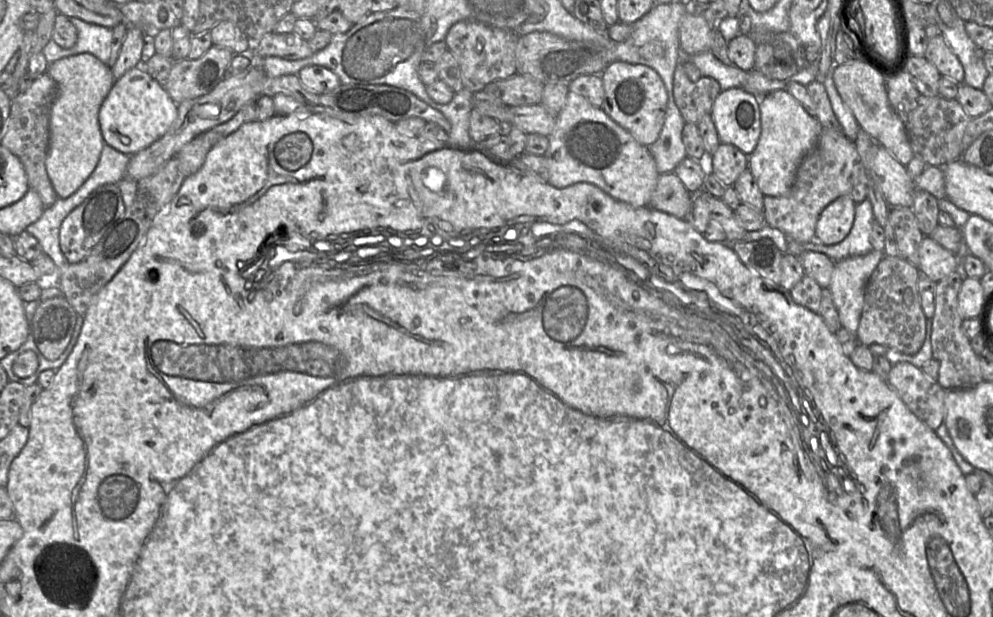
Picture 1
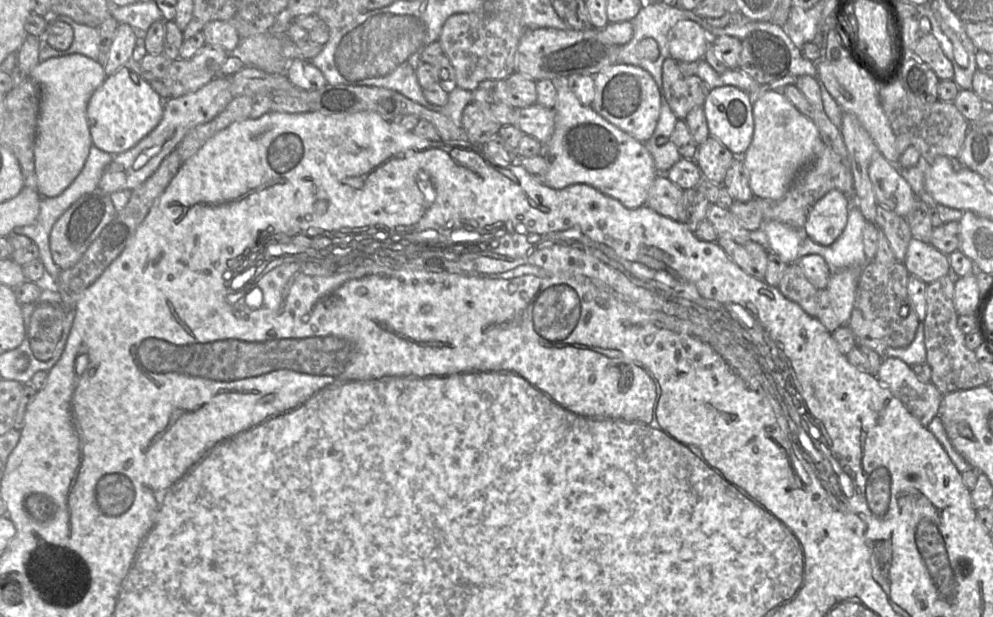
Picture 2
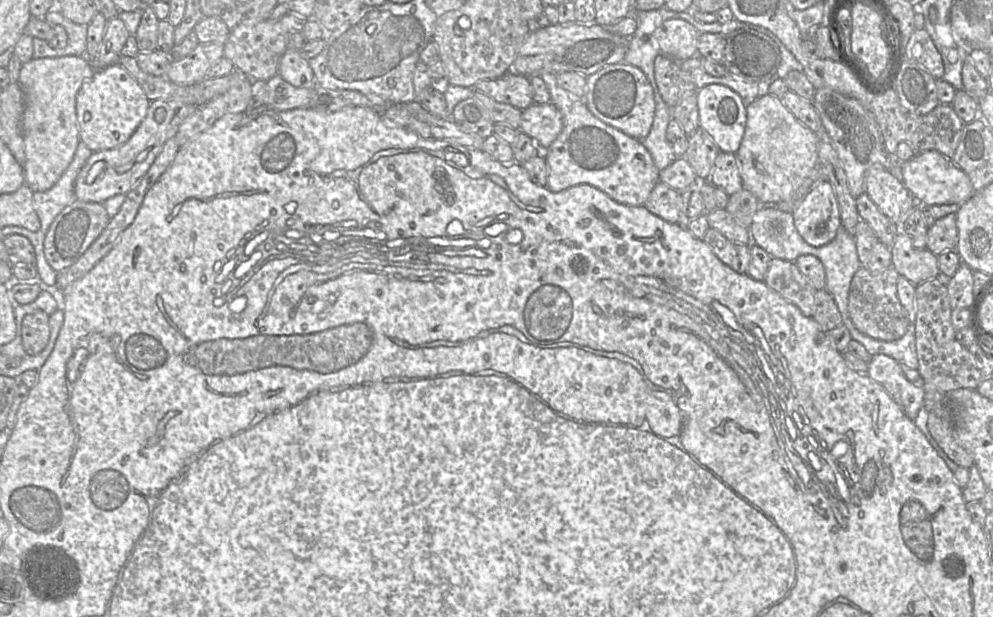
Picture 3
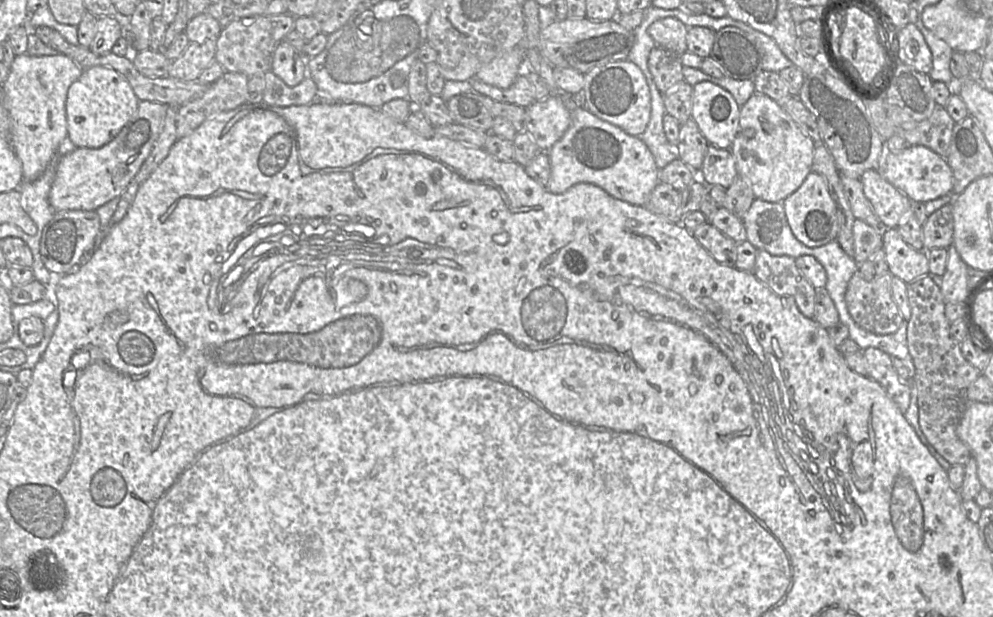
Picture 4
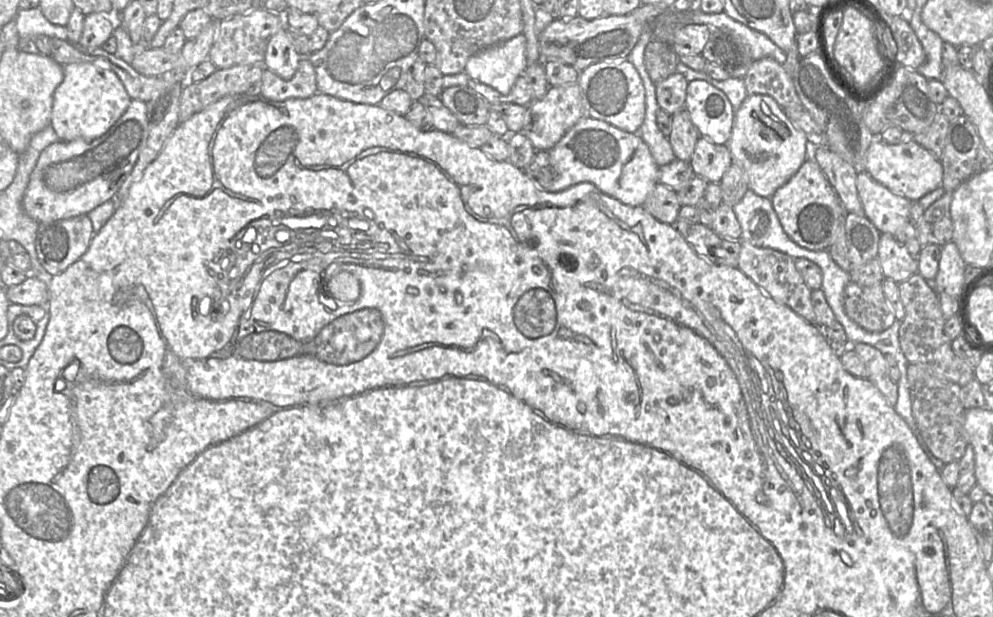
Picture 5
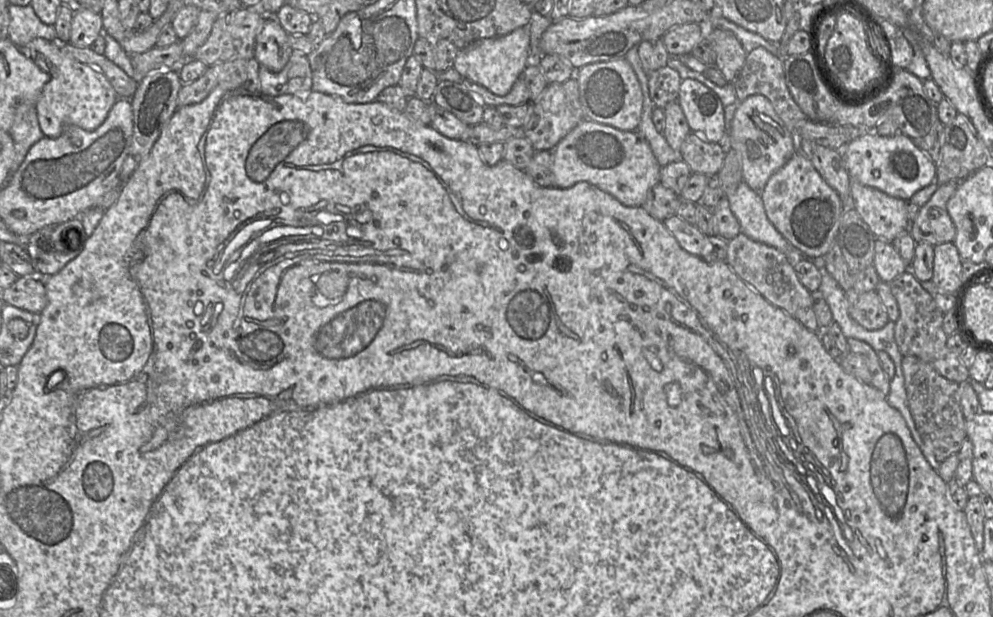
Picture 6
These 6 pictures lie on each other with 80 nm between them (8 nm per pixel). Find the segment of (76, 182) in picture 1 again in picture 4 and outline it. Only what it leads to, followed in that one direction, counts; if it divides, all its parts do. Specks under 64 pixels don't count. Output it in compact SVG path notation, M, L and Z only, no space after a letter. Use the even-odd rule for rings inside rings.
M27 54L17 55L14 58L11 66L9 67L9 75L6 81L1 85L2 101L4 106L7 108L9 112L11 120L11 133L9 144L21 162L23 168L23 178L25 181L33 181L37 179L51 164L53 159L59 156L58 154L59 147L68 138L67 118L66 118L67 93L71 84L81 76L82 72L83 68L77 65L71 58L63 54L46 55L46 56L31 56Z

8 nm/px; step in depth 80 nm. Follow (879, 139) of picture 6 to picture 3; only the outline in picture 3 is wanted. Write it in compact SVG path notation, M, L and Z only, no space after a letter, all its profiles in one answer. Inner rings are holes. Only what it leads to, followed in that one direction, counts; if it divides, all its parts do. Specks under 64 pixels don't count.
M936 150L917 153L908 161L900 163L901 181L918 203L927 206L961 205L976 192L967 174L952 160Z

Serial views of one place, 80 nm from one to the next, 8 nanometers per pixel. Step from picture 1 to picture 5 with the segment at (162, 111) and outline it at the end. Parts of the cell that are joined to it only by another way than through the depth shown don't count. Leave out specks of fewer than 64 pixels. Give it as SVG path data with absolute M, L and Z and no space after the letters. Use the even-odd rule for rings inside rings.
M92 63L63 65L64 78L55 89L50 125L60 140L95 139L107 132L125 113L132 99L119 77Z

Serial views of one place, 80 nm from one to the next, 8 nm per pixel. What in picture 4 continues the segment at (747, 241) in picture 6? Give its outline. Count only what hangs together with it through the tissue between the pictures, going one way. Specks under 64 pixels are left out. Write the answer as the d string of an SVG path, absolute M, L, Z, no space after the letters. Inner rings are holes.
M757 250L753 274L777 295L793 298L800 312L805 317L814 318L816 288L797 268L793 257L774 256L765 250Z

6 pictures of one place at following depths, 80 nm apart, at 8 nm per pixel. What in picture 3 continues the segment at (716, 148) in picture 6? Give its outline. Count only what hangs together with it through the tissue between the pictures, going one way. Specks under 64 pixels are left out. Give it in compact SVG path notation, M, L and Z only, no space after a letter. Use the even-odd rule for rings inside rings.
M721 151L714 162L708 181L713 186L723 189L729 196L743 189L737 156Z

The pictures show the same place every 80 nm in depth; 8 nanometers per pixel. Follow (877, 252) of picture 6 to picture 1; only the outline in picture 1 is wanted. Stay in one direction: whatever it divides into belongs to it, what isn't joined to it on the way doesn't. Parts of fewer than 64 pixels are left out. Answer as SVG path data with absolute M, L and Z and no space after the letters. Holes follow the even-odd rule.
M925 236L919 248L918 269L922 275L934 282L939 282L957 270L958 258L935 242L931 237Z

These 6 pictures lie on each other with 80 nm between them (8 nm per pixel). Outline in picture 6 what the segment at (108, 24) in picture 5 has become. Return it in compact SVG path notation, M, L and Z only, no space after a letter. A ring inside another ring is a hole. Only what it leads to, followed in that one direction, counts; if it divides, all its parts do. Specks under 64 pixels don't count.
M79 10L73 13L69 42L77 47L91 47L103 33L100 13L91 10Z

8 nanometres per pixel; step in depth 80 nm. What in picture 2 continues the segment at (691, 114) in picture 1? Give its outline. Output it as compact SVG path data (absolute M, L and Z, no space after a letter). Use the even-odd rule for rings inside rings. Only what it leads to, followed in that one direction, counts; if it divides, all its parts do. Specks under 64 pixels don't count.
M667 58L662 65L662 85L664 96L671 110L679 120L696 106L703 106L711 90L698 76L684 76L678 67L678 61Z

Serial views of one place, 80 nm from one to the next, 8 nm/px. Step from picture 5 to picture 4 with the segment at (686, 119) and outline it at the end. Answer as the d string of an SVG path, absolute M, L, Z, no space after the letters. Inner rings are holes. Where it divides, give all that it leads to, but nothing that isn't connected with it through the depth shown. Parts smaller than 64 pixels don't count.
M693 119L681 124L677 146L678 156L695 172L700 170L708 147L707 139Z

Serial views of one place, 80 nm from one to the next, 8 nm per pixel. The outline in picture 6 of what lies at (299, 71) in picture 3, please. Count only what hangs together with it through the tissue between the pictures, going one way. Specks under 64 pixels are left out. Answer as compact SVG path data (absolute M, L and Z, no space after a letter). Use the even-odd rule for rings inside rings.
M266 16L264 27L257 36L255 58L260 65L273 72L281 71L293 52L288 43L288 33L275 16Z

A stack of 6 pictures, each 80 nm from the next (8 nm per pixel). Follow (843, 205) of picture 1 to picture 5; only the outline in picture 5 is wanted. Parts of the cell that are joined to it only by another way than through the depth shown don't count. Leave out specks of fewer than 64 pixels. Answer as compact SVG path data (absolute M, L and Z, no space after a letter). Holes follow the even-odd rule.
M808 158L797 173L771 197L785 233L799 246L812 251L828 250L846 211L819 165Z

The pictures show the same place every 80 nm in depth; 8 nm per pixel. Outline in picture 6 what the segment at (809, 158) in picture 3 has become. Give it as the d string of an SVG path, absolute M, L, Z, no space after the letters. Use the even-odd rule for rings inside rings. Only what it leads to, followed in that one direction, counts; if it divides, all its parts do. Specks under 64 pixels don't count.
M752 95L737 107L729 134L729 147L740 153L743 181L760 193L770 177L781 169L798 150L798 138L776 114L763 95Z

